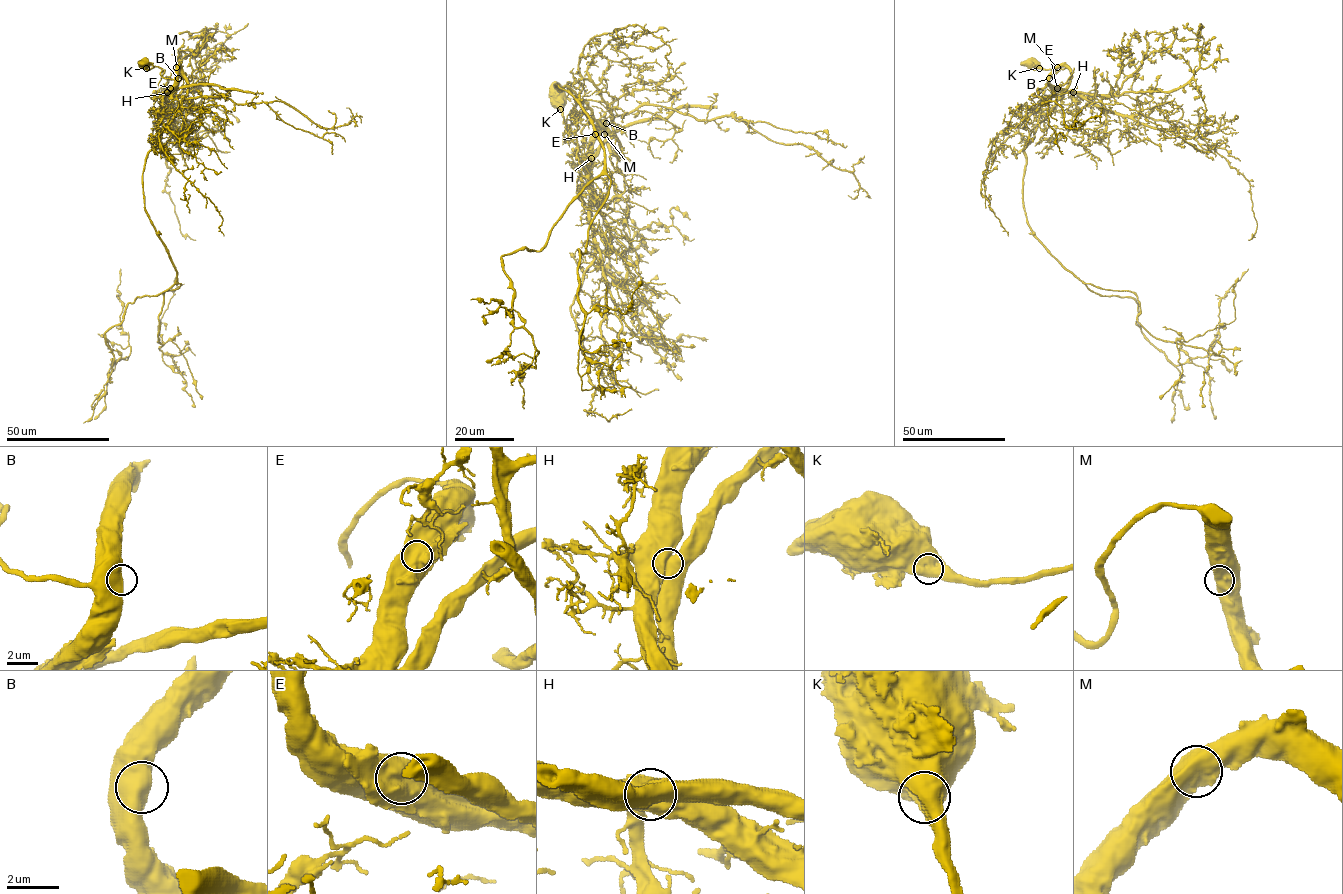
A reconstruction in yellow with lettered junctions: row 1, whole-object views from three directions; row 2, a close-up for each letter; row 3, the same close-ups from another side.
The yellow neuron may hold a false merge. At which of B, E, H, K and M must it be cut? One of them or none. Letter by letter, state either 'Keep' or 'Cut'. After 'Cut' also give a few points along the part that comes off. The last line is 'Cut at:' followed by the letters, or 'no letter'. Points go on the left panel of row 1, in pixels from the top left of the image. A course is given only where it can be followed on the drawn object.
B: Keep
E: Keep
H: Cut. Course of the part to remove: (167, 92), (178, 95), (198, 89), (200, 72), (205, 66), (206, 40), (218, 31), (234, 34), (248, 23)
K: Keep
M: Keep
Cut at: H

